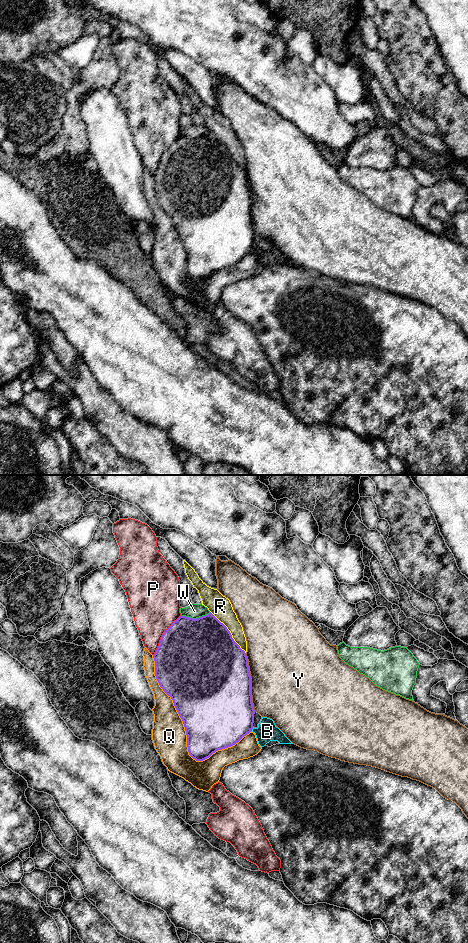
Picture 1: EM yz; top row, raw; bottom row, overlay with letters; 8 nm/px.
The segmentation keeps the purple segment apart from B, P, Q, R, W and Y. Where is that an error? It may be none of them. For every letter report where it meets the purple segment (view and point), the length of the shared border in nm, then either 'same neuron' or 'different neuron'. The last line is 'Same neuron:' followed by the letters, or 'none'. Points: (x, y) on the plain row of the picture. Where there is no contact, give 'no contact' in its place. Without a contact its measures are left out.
B: yz (252, 248) | 50 nm | different neuron
P: yz (162, 155) | 400 nm | different neuron
Q: yz (186, 254) | 1000 nm | different neuron
R: yz (229, 152) | 440 nm | different neuron
W: yz (196, 138) | 240 nm | different neuron
Y: yz (250, 202) | 480 nm | different neuron
Same neuron: none

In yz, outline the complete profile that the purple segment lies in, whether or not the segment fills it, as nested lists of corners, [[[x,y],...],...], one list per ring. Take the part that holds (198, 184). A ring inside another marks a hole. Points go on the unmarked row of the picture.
[[[211,132],[196,139],[181,135],[163,153],[153,178],[156,199],[163,211],[173,220],[183,241],[188,272],[193,279],[203,281],[216,271],[235,265],[252,251],[255,230],[246,173],[234,161],[227,147]]]

